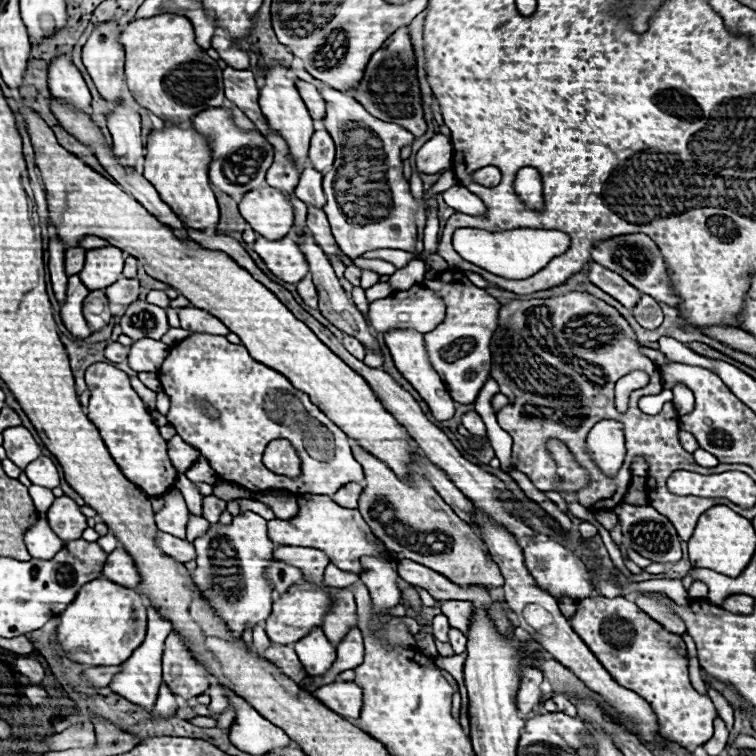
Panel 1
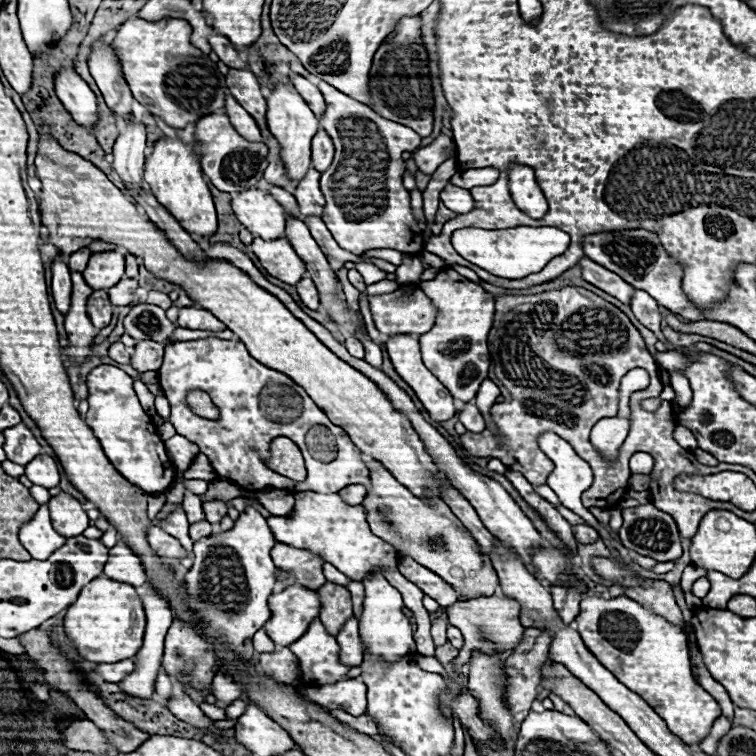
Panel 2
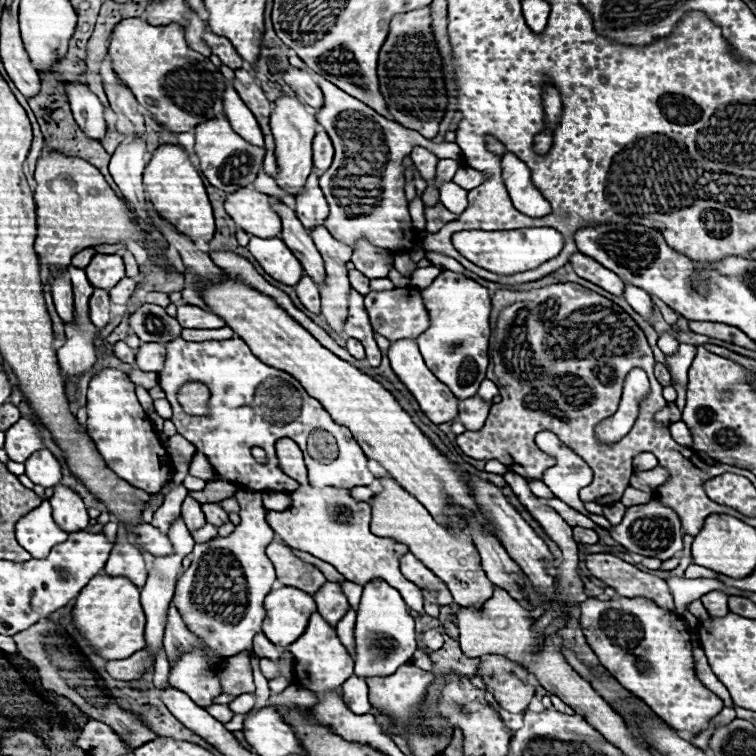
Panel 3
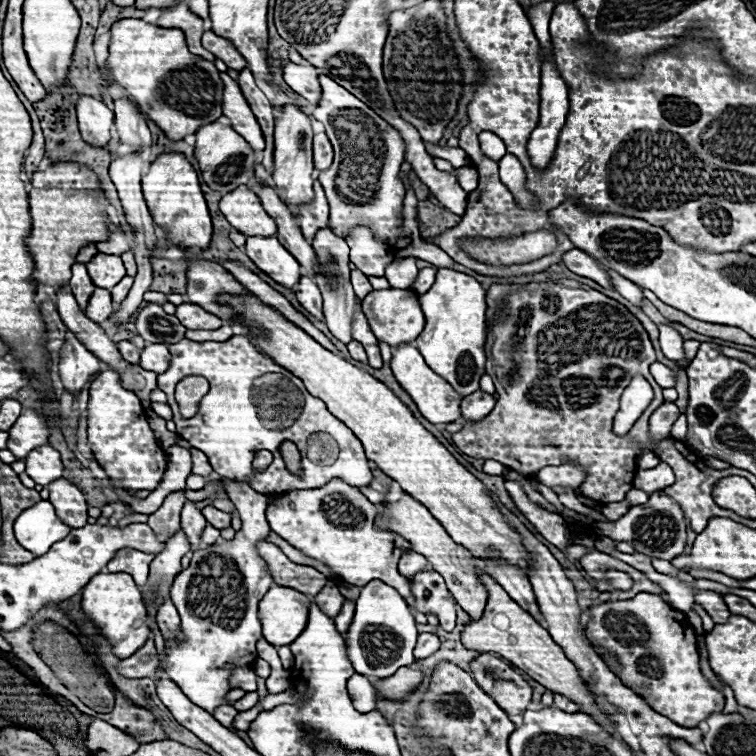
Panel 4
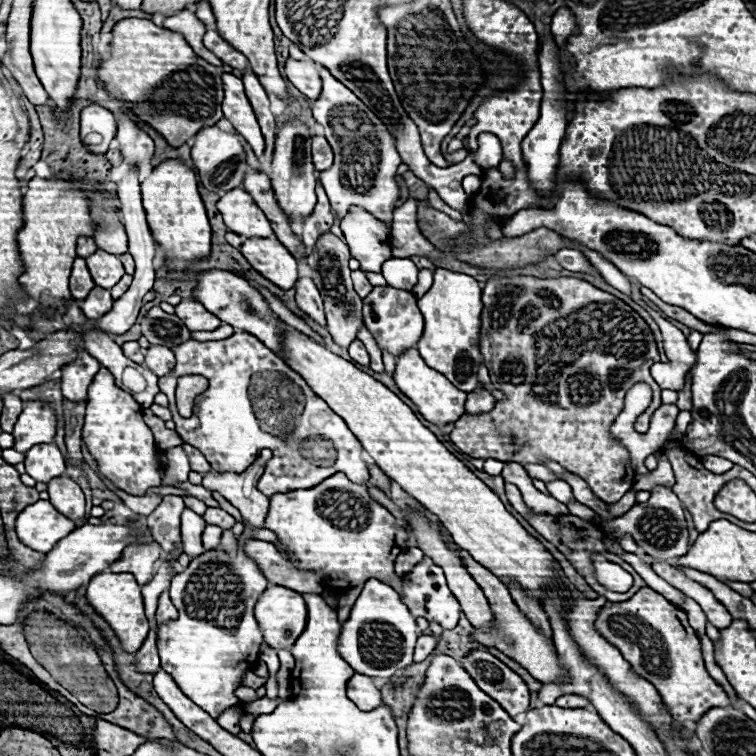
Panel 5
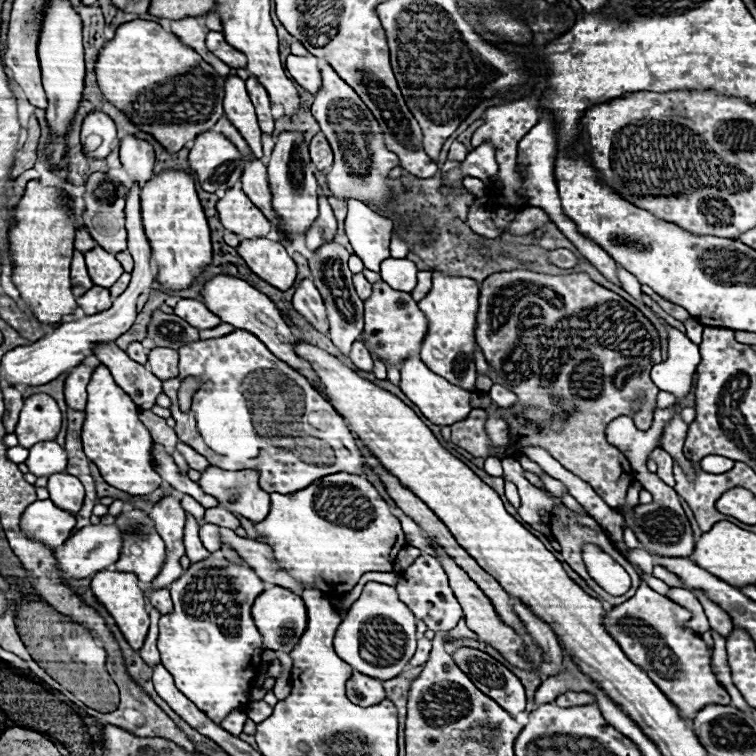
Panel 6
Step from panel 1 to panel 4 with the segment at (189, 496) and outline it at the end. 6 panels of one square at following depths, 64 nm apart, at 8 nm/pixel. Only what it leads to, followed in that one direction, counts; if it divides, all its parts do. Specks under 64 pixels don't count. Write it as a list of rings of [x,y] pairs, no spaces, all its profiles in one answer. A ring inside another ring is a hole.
[[[190,500],[182,508],[182,526],[184,526],[184,532],[190,540],[190,544],[192,544],[192,552],[194,552],[196,548],[200,548],[200,532],[204,530],[206,520],[204,520],[202,512]]]

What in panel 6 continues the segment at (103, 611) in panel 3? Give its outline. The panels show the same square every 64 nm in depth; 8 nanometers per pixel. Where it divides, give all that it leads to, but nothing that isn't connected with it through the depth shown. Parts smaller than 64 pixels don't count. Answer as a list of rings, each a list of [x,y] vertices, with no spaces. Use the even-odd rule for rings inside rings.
[[[102,570],[96,576],[92,576],[90,590],[94,592],[96,600],[106,608],[106,612],[114,618],[116,626],[124,634],[124,638],[130,644],[130,648],[132,650],[140,650],[142,644],[144,644],[144,638],[148,634],[150,618],[148,618],[148,612],[146,612],[146,600],[144,600],[144,592],[140,588],[138,578],[132,576],[132,574],[124,574],[124,572]]]

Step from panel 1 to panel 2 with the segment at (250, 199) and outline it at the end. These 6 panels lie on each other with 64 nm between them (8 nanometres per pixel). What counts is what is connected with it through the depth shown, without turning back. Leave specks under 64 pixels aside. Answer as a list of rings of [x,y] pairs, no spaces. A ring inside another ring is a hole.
[[[256,188],[240,192],[232,198],[232,210],[254,236],[270,240],[284,236],[288,214],[270,192]]]

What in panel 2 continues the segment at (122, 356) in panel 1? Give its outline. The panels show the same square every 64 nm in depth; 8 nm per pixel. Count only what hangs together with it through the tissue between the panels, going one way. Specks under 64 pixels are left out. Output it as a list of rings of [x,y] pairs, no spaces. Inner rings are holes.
[[[116,342],[108,348],[108,356],[112,360],[116,360],[118,364],[130,364],[130,350],[122,344],[122,342]]]

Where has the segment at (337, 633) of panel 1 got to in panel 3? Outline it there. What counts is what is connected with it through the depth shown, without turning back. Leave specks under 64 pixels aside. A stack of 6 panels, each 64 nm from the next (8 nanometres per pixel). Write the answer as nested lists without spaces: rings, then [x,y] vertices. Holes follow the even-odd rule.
[[[326,582],[320,592],[314,594],[314,600],[318,604],[318,612],[326,618],[326,622],[336,628],[336,624],[342,620],[342,616],[350,610],[348,598],[344,596],[340,584]]]

